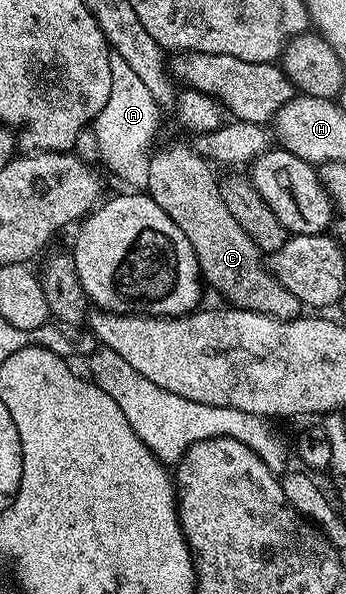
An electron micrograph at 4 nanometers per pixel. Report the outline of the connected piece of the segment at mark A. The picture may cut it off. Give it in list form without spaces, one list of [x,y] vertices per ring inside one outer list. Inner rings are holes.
[[[112,54],[109,61],[109,73],[113,73],[113,85],[109,89],[109,101],[105,101],[105,109],[101,109],[101,113],[95,118],[93,124],[95,143],[99,146],[99,155],[109,170],[116,171],[131,186],[128,188],[143,189],[146,188],[149,181],[149,161],[153,151],[151,141],[159,129],[161,108],[157,105],[157,101],[153,101],[153,93],[149,93],[149,89],[145,89],[141,77],[137,77],[137,73],[133,73],[133,69],[129,69],[126,61],[117,54]]]

